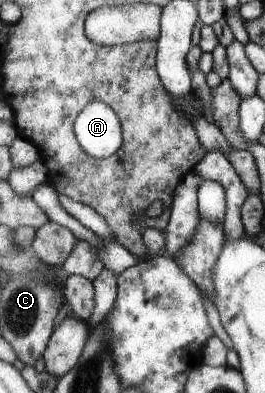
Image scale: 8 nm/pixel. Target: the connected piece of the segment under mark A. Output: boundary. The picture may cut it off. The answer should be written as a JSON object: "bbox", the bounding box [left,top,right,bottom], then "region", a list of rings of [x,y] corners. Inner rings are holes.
{"bbox":[74,101,121,158],"region":[[[102,101],[88,103],[74,123],[77,141],[94,158],[113,155],[121,147],[121,133],[117,114]]]}

